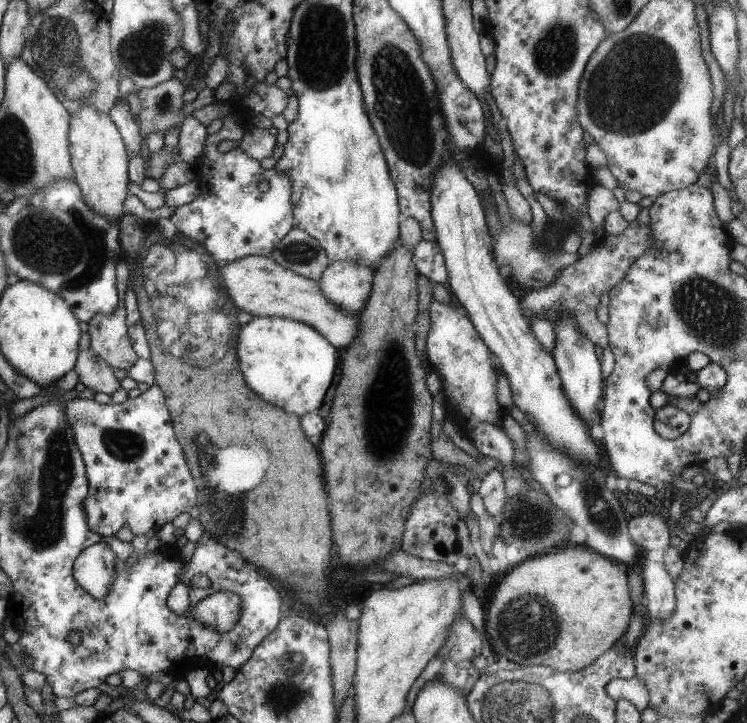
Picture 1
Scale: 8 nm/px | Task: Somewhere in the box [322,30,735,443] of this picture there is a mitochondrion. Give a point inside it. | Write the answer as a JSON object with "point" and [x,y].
{"point":[634,89]}

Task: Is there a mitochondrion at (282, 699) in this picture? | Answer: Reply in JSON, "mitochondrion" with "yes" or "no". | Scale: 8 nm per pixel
{"mitochondrion":"yes"}

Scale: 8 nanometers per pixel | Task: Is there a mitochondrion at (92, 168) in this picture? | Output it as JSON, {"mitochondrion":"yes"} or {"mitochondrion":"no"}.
{"mitochondrion":"no"}

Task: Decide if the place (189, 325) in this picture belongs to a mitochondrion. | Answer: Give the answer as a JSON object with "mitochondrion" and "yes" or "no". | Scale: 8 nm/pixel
{"mitochondrion":"yes"}

